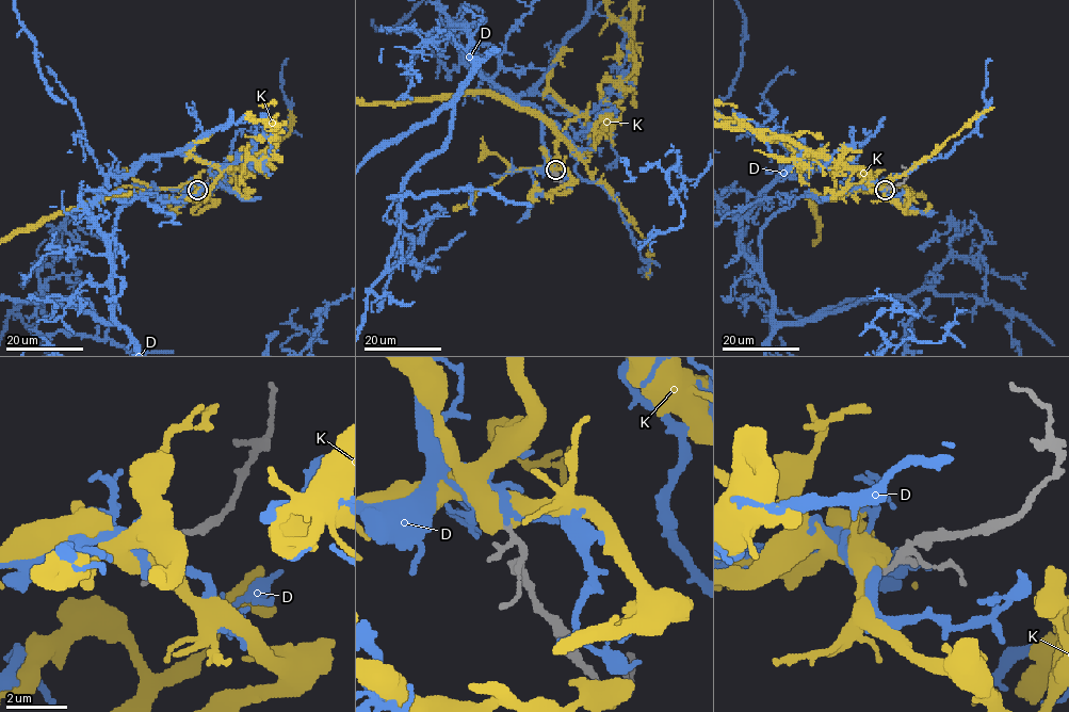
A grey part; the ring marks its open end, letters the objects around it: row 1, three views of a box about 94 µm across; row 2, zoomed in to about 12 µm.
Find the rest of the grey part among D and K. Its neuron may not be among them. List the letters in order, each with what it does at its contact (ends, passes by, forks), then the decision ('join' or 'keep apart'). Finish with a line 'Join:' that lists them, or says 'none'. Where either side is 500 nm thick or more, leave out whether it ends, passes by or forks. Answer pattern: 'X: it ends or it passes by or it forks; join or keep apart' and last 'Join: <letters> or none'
D: it passes by; join
K: keep apart
Join: D

